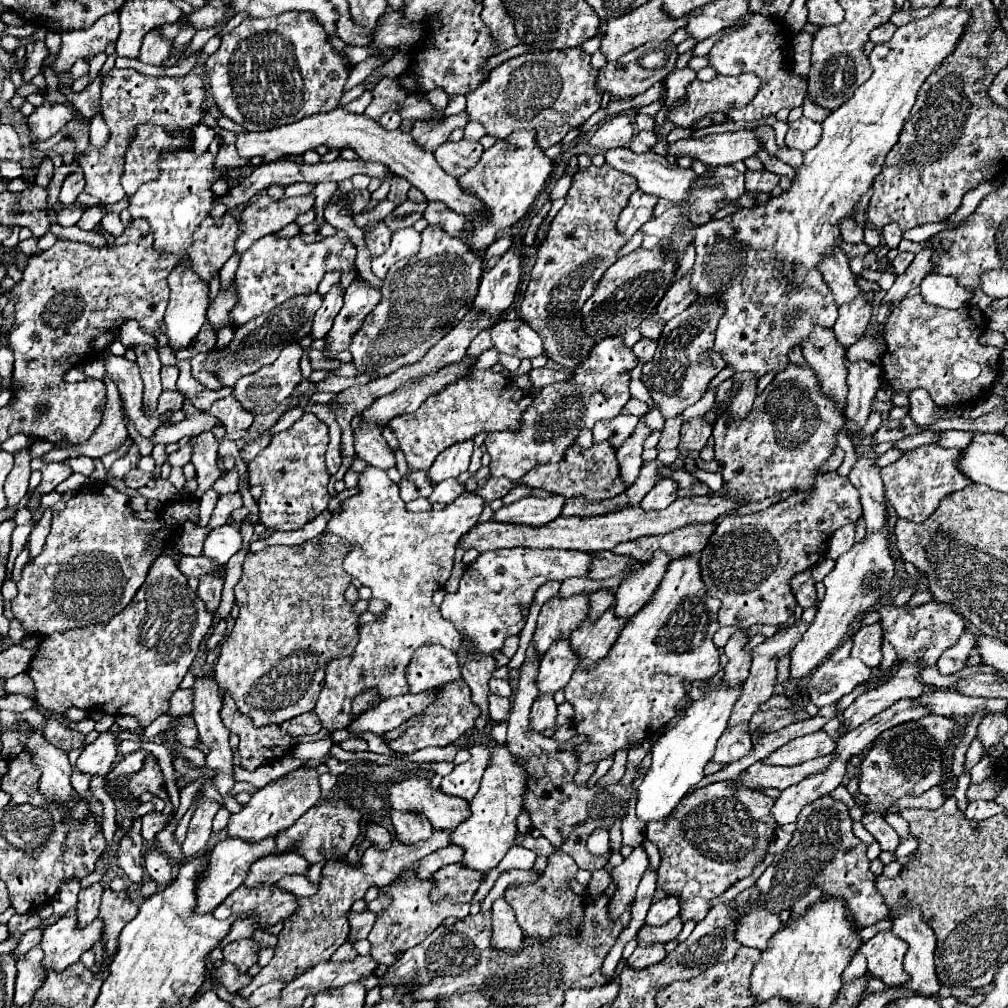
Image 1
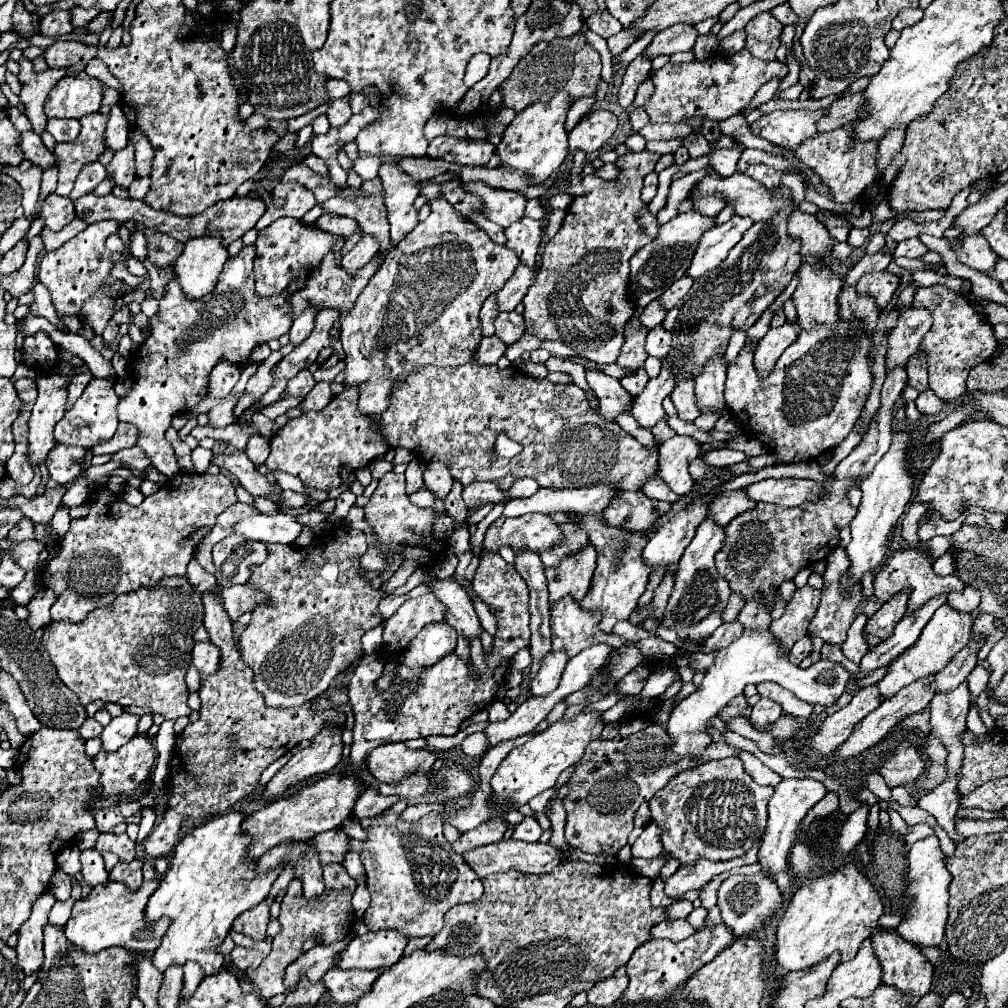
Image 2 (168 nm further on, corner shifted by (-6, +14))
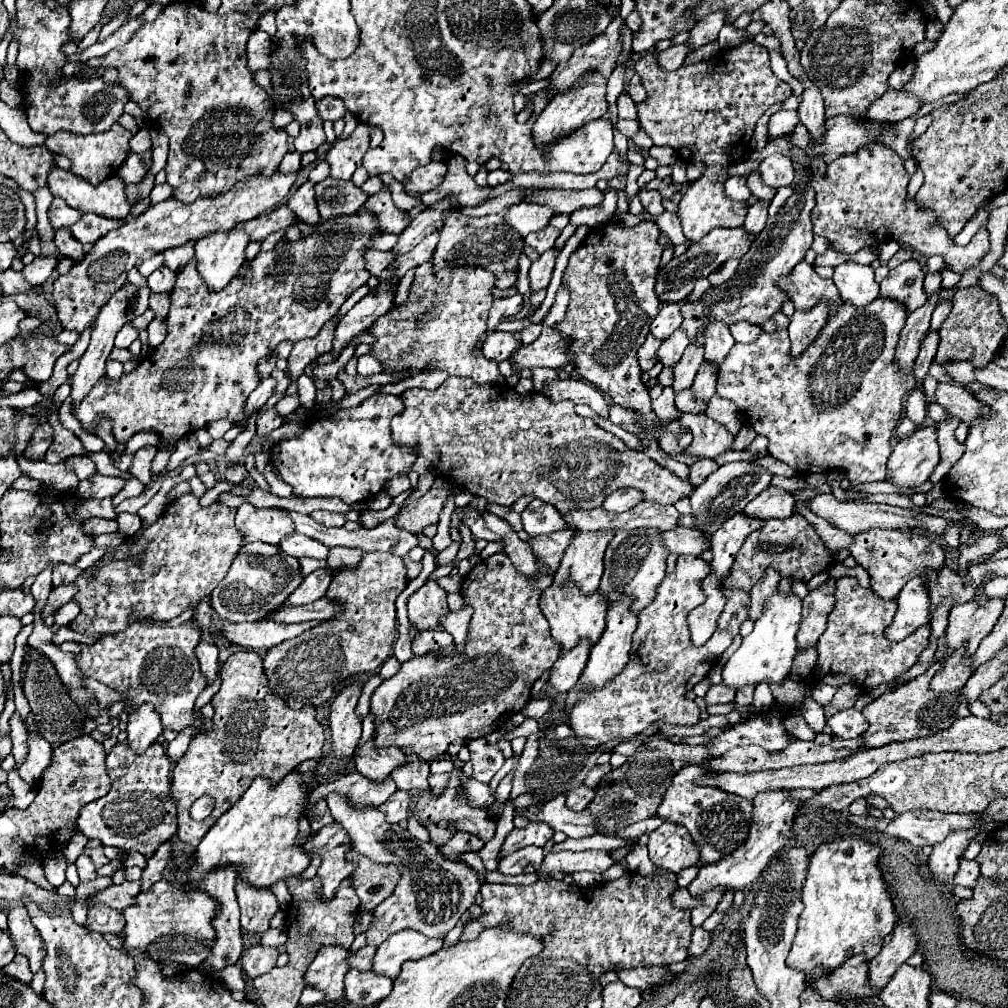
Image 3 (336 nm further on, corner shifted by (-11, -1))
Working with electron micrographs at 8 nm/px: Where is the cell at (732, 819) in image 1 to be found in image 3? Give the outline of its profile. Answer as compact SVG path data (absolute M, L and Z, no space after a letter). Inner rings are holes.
M700 765L682 767L664 793L658 817L684 825L700 849L702 863L716 863L716 859L732 853L740 843L744 843L752 823L752 803L736 795L724 795L724 791L716 791L712 787L698 787L696 779L704 777L704 773L706 769Z

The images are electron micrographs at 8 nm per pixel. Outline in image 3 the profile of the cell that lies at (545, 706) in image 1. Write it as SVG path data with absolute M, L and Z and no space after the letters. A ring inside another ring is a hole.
M580 639L576 643L576 647L560 653L560 657L552 665L552 673L550 673L550 685L554 691L566 693L576 685L576 681L580 679L580 675L586 667L592 645L594 643L590 639Z

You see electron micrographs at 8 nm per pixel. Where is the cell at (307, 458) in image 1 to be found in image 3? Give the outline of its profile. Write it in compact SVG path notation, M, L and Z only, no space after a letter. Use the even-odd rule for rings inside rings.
M378 393L364 403L348 409L340 409L330 417L312 417L306 429L292 437L278 441L270 451L270 461L278 469L280 477L292 487L296 497L338 497L344 503L360 503L368 497L378 495L384 489L384 483L394 475L408 473L416 461L416 449L394 443L390 431L390 419L404 411L404 403L396 395Z

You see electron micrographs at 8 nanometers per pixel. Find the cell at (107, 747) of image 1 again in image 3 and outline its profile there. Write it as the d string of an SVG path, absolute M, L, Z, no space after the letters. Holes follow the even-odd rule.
M152 703L140 705L128 717L128 743L136 753L142 753L156 737L162 733L162 723L156 707Z

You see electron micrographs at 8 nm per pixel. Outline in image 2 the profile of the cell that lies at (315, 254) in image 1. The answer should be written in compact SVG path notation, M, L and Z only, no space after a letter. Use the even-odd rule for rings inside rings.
M279 218L267 228L263 228L255 242L255 290L259 296L281 294L301 272L315 272L323 262L323 256L331 252L333 244L339 240L337 234L323 232L313 226L305 226L297 218Z

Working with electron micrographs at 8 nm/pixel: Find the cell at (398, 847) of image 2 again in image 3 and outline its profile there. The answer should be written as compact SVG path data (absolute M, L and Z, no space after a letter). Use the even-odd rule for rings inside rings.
M328 793L328 807L334 821L342 823L354 841L354 849L378 863L394 863L402 871L402 879L396 891L374 909L374 923L366 931L368 945L384 943L392 933L402 929L414 929L426 937L446 935L462 917L462 913L474 903L480 891L478 875L464 863L452 863L436 853L436 845L422 843L418 839L404 839L390 829L384 815L376 807L354 809L346 795Z

